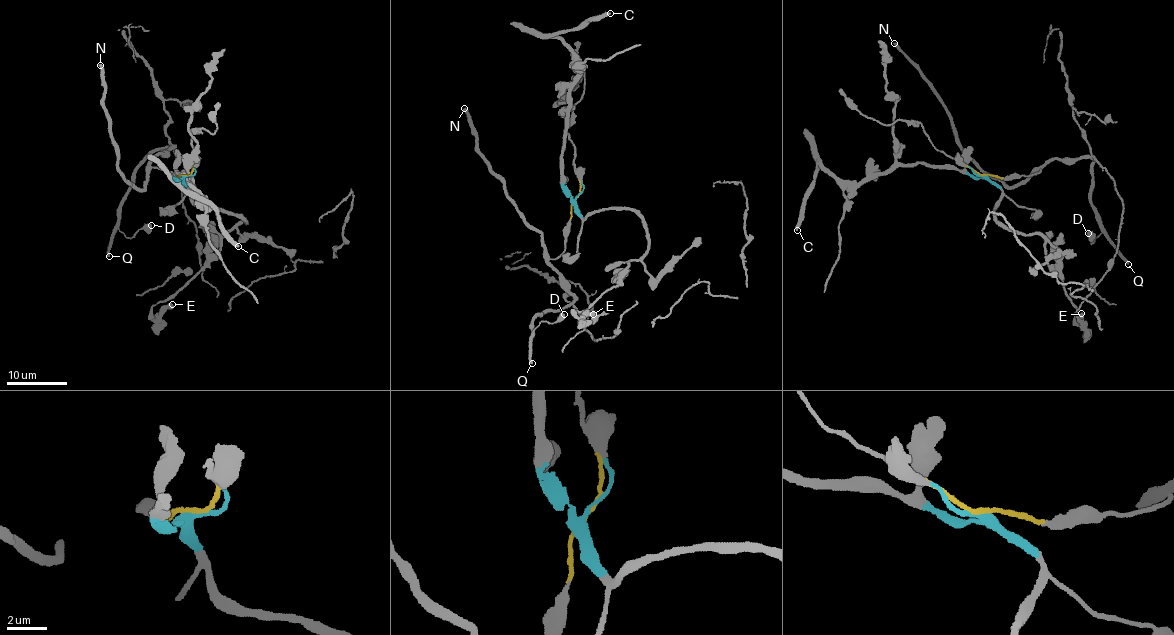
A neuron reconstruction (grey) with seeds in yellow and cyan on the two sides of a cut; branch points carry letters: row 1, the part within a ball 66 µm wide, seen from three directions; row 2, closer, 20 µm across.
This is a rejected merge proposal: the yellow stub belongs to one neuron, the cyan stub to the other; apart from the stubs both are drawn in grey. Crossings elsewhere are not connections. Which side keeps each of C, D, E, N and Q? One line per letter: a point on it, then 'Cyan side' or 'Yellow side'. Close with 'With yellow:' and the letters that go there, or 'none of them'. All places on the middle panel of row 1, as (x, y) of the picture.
C: Place: (610, 13). Cyan side
D: Place: (564, 314). Yellow side
E: Place: (593, 314). Cyan side
N: Place: (464, 108). Yellow side
Q: Place: (532, 363). Yellow side
With yellow: D, N, Q

